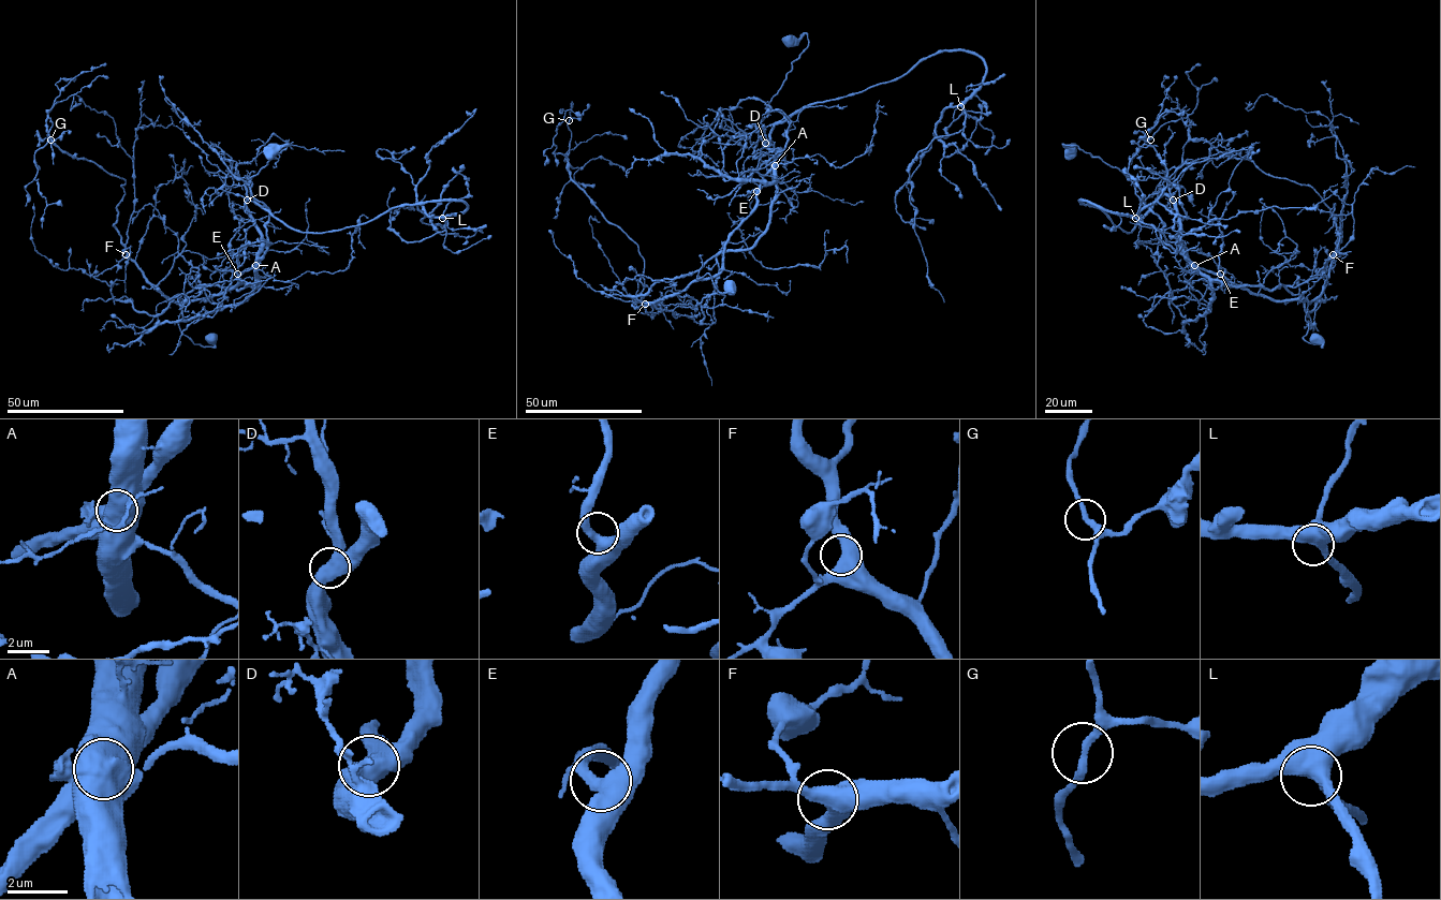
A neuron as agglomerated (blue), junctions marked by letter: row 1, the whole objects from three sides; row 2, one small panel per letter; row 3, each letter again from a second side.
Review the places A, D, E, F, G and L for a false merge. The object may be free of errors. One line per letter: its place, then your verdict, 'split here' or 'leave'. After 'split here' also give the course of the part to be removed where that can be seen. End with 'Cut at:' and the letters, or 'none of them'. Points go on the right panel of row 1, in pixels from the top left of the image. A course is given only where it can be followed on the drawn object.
A: place (1194, 265); split here; course (1194, 265), (1274, 300), (1312, 301), (1336, 250), (1331, 209), (1310, 186), (1194, 139), (1141, 205), (1138, 227)
D: place (1173, 200); leave
E: place (1220, 274); leave
F: place (1333, 254); leave
G: place (1150, 139); leave
L: place (1135, 218); leave
Cut at: A

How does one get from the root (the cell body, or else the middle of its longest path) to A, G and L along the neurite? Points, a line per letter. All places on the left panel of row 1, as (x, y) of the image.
A: (210, 338), (215, 345), (204, 347), (184, 334), (178, 321), (182, 306), (223, 294), (255, 265)
G: (210, 338), (185, 336), (182, 305), (129, 256), (114, 225), (126, 181), (62, 150), (48, 118), (50, 138)
L: (210, 338), (184, 334), (181, 307), (260, 260), (269, 210), (325, 233), (467, 205), (442, 218)

